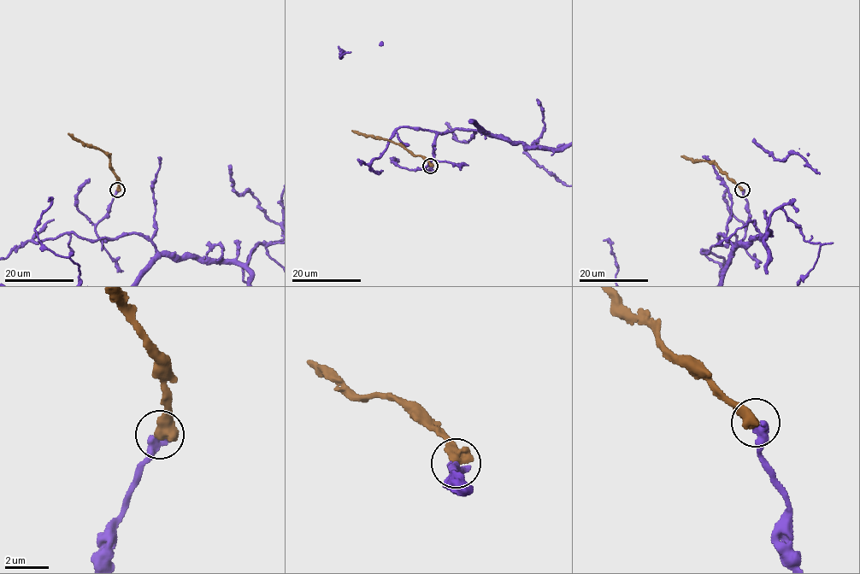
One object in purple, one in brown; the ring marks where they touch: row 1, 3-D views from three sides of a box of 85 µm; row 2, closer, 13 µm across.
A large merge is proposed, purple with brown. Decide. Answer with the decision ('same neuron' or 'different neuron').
same neuron

